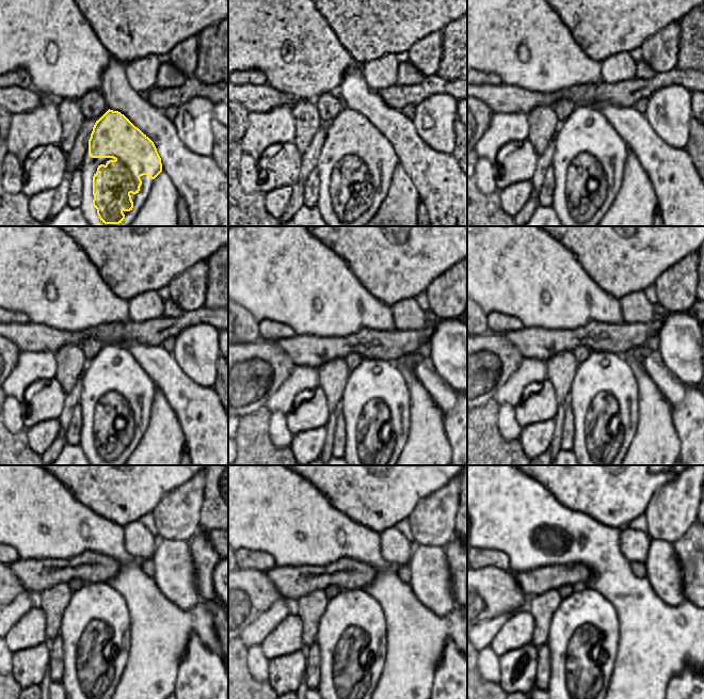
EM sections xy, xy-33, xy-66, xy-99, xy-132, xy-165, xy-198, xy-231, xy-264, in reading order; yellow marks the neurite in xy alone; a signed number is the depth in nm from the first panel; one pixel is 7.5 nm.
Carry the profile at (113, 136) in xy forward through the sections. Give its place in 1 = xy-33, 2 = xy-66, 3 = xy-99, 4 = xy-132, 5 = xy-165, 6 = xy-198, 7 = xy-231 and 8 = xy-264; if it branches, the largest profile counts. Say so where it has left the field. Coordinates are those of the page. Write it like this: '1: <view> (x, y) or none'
1: xy-33 (350, 134)
2: xy-66 (588, 133)
3: xy-99 (110, 370)
4: xy-132 (339, 372)
5: xy-165 (587, 365)
6: xy-198 (109, 604)
7: xy-231 (334, 645)
8: xy-264 (572, 641)

